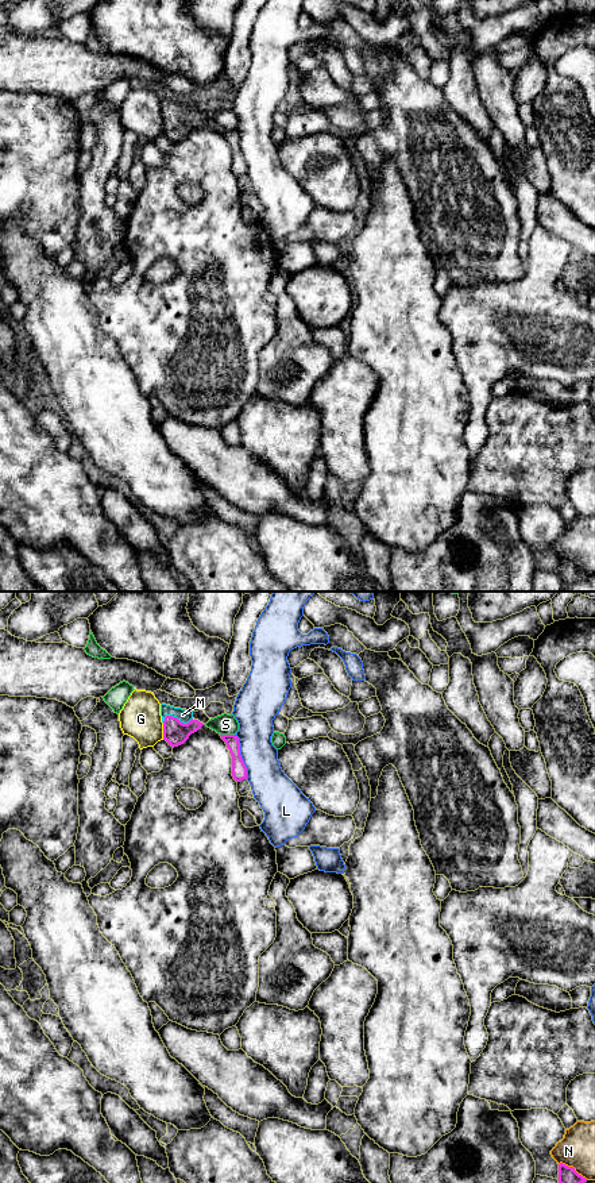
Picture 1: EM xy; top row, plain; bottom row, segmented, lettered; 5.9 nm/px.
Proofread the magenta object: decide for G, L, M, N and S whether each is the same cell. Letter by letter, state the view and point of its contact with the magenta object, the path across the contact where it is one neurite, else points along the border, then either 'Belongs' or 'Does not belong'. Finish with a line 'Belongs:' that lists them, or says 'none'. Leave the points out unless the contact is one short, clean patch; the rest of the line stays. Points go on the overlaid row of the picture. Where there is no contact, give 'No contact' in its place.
G: Touches magenta at xy (163, 731). Does not belong
L: Touches magenta at xy (240, 756). Boundary: xy (234, 735), (239, 742), (239, 754), (246, 767), (247, 778). Does not belong
M: Touches magenta at xy (176, 717). Belongs
N: Touches magenta at xy (574, 1168). Does not belong
S: Touches magenta at xy (227, 735). Does not belong
Belongs: M

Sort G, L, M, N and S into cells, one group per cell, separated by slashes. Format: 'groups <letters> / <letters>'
groups G / L / M / N / S

